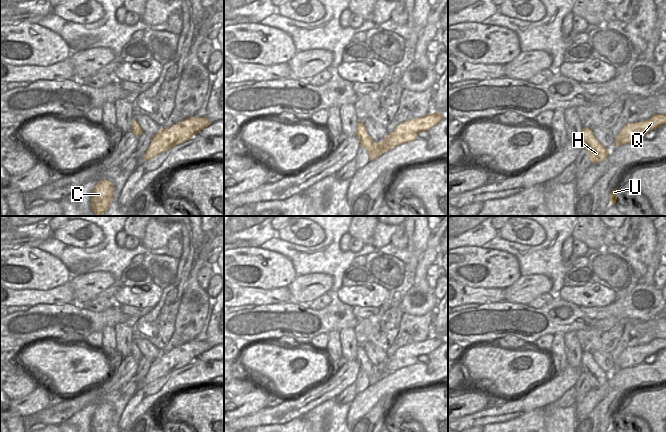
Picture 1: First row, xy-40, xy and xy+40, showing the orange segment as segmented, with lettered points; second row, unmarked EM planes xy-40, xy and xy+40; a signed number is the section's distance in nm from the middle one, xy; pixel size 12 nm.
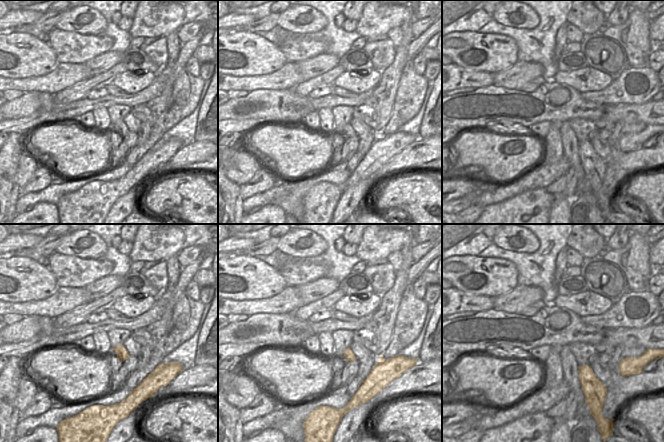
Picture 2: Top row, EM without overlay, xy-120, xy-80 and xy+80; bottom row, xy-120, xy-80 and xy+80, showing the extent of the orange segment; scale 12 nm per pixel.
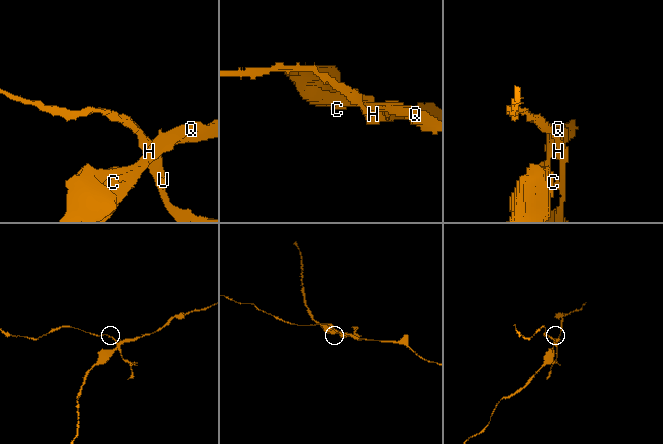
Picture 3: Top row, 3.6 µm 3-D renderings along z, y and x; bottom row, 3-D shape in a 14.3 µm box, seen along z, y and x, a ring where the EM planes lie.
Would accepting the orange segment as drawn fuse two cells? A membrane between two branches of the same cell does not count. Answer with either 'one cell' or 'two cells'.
two cells

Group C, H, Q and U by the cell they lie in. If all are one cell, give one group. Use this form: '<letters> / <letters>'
C Q / H U

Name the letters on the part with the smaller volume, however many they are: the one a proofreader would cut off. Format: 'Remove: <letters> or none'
Remove: H, U

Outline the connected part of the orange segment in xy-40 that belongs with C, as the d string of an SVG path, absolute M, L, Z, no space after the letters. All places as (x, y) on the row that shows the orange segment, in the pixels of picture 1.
M100 180L91 196L91 209L96 215L104 214L113 202L113 182Z

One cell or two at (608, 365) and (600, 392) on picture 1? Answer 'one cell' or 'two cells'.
two cells

